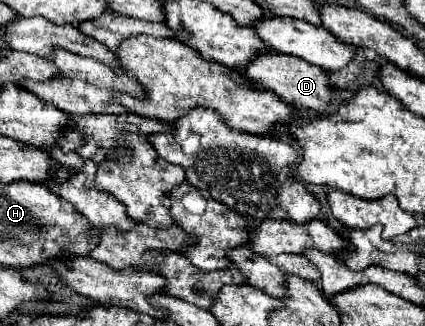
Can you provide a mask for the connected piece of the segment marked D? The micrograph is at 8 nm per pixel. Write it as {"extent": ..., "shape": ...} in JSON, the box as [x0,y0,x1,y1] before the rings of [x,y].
{"extent":[243,51,331,111],"shape":[[[265,51],[245,65],[243,77],[249,79],[251,83],[263,85],[265,89],[271,89],[283,103],[287,103],[291,107],[303,107],[303,109],[307,107],[307,109],[323,111],[325,105],[331,101],[327,71],[319,69],[317,65],[311,65],[299,57],[293,57],[293,55]]]}

